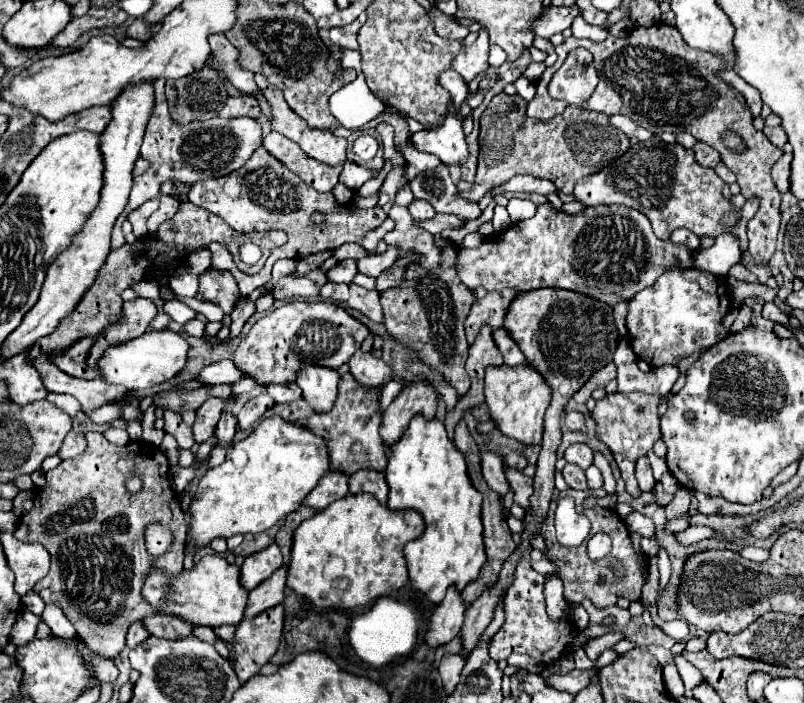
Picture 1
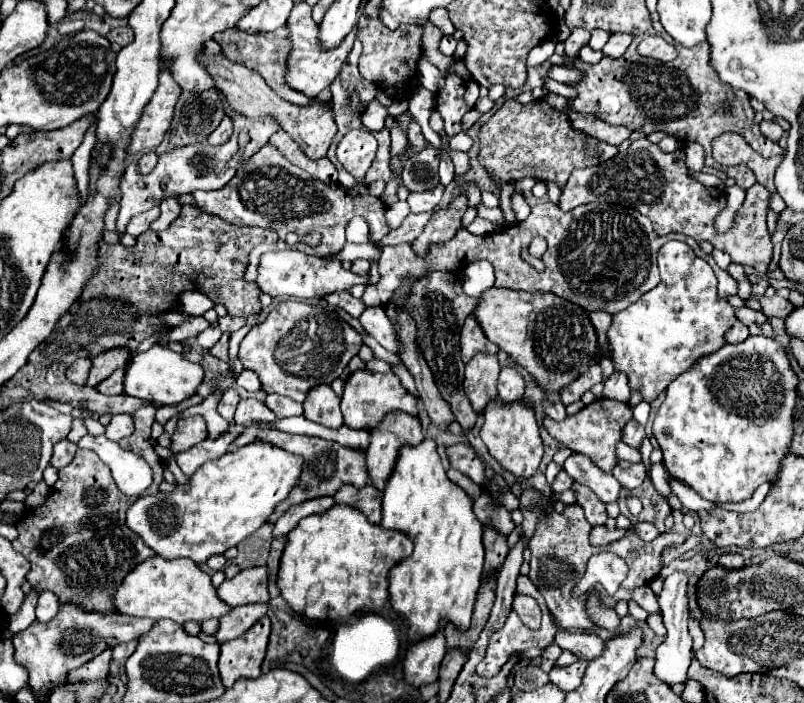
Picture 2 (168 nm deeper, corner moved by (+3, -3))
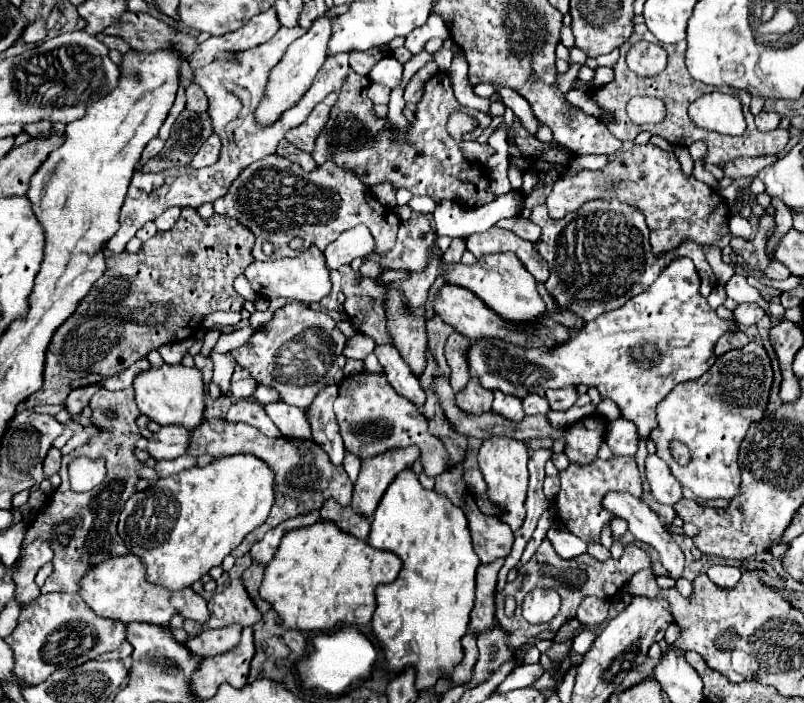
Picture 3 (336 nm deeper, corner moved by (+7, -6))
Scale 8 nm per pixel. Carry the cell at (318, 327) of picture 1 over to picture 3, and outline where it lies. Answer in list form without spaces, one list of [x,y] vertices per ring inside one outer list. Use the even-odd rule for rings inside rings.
[[[292,302],[292,304],[286,304],[280,310],[276,310],[274,318],[266,326],[258,328],[256,334],[250,338],[250,342],[244,344],[242,348],[234,350],[232,354],[234,354],[236,362],[244,370],[248,370],[260,384],[276,388],[286,404],[292,404],[292,406],[298,406],[304,410],[312,404],[312,400],[324,386],[334,384],[334,374],[338,372],[336,358],[342,354],[344,342],[346,342],[346,336],[336,328],[336,322],[326,312],[310,310],[304,304]]]

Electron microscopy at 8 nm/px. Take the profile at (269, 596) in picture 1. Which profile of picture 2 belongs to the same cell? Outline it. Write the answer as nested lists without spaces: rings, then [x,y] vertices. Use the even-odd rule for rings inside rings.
[[[250,603],[250,605],[240,605],[232,609],[224,619],[220,619],[220,627],[216,631],[218,643],[236,639],[244,635],[260,617],[264,617],[268,611],[266,603]]]

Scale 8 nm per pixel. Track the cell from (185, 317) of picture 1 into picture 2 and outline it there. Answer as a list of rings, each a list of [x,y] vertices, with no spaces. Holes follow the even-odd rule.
[[[208,327],[206,331],[202,331],[202,333],[198,333],[198,337],[196,337],[196,341],[204,347],[204,349],[210,349],[218,339],[220,339],[220,335],[222,335],[222,331],[218,329],[218,327]]]

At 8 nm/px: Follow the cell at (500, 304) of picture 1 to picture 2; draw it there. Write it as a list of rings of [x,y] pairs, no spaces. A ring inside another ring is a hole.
[[[468,315],[462,333],[460,333],[460,349],[462,349],[462,361],[466,363],[468,359],[472,359],[472,355],[476,351],[484,351],[484,353],[498,353],[500,349],[488,341],[488,337],[484,335],[480,323],[476,321],[474,315]]]

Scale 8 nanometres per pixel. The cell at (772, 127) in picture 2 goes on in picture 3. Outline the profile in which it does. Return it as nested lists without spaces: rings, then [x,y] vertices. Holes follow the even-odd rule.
[[[762,110],[760,114],[756,114],[756,126],[758,126],[758,130],[768,132],[768,130],[774,130],[778,124],[780,124],[780,114],[776,114],[776,112]]]

